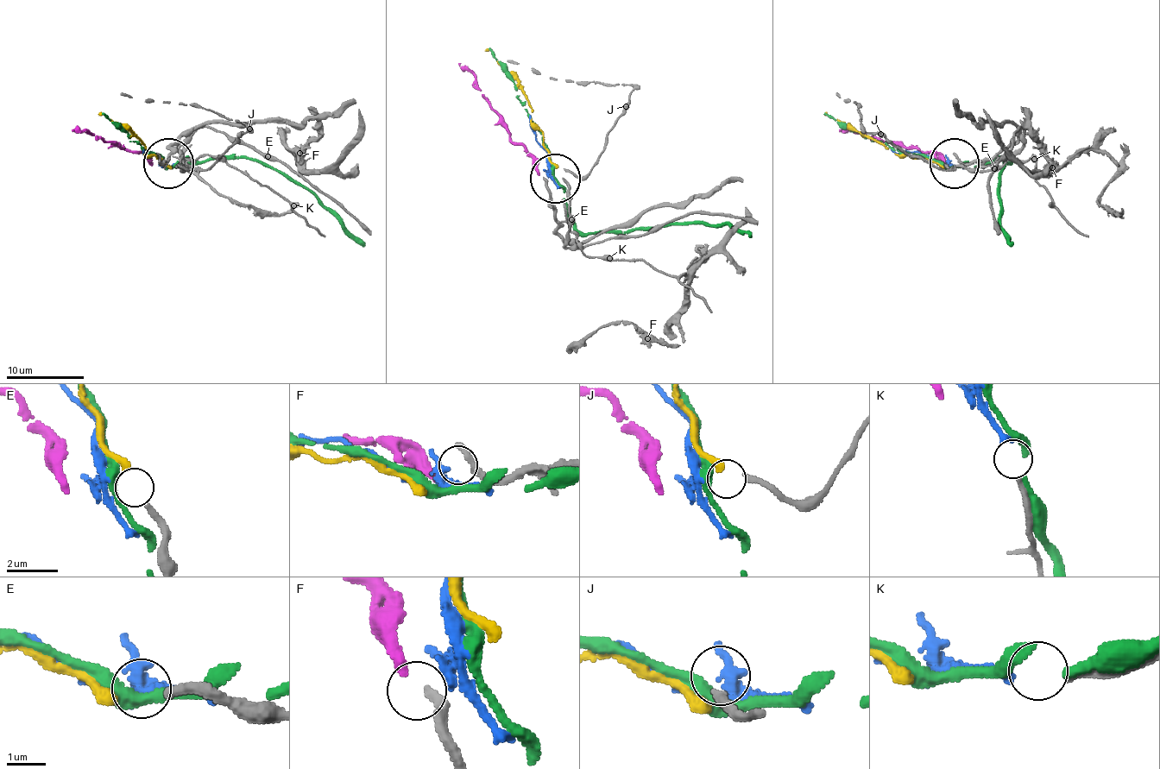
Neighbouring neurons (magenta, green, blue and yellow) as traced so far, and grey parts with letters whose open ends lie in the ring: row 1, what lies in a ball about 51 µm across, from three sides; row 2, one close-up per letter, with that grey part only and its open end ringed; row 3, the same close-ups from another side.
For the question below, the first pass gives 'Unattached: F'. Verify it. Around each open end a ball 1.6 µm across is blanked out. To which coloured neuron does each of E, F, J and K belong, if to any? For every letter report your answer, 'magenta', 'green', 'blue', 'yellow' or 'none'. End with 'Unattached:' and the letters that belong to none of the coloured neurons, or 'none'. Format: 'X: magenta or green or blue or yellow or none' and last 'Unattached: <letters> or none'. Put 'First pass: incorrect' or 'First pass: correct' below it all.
E: yellow
F: magenta
J: none
K: blue
Unattached: J
First pass: incorrect

